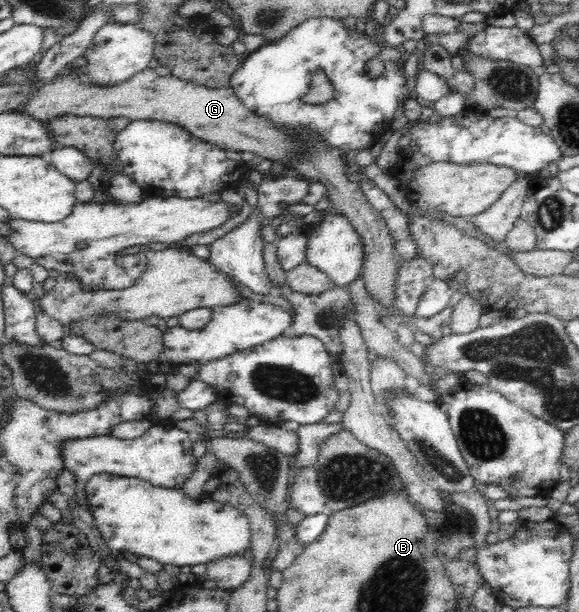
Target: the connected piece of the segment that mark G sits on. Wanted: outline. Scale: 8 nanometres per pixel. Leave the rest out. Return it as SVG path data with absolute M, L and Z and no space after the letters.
M146 68L136 72L130 79L117 83L116 87L104 87L94 82L84 82L84 74L71 71L68 75L55 77L48 83L38 86L27 101L26 109L21 111L33 119L48 123L53 118L64 115L101 118L128 117L130 121L160 120L174 123L194 137L213 143L226 151L251 151L258 159L288 164L293 173L309 181L319 181L326 186L330 208L328 213L342 214L358 232L363 243L364 263L362 278L378 308L394 309L397 260L395 241L382 218L380 211L374 209L362 193L359 182L348 180L345 173L346 162L342 159L346 152L333 149L315 131L303 131L301 127L279 127L268 118L260 118L236 97L234 90L226 86L210 89L169 74L160 76L154 69Z

